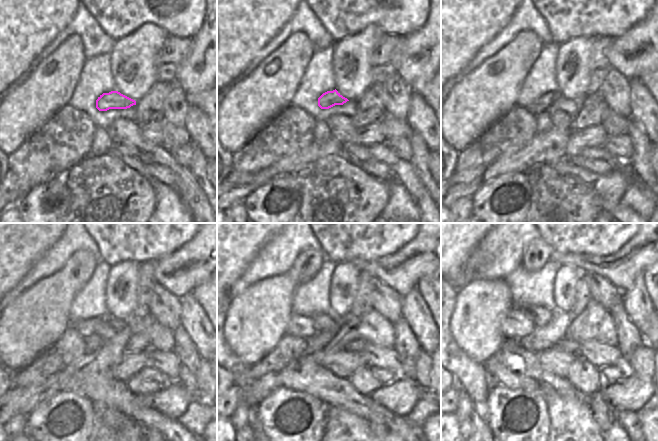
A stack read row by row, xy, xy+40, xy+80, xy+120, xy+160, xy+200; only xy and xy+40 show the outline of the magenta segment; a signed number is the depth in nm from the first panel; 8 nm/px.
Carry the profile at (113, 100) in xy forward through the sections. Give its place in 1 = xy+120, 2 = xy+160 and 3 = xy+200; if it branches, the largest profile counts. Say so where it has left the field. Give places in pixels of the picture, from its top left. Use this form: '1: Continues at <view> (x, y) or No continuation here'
1: Continues at xy+120 (86, 327)
2: Continues at xy+160 (299, 326)
3: Continues at xy+200 (515, 325)

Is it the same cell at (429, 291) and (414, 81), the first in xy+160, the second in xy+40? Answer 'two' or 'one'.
two

